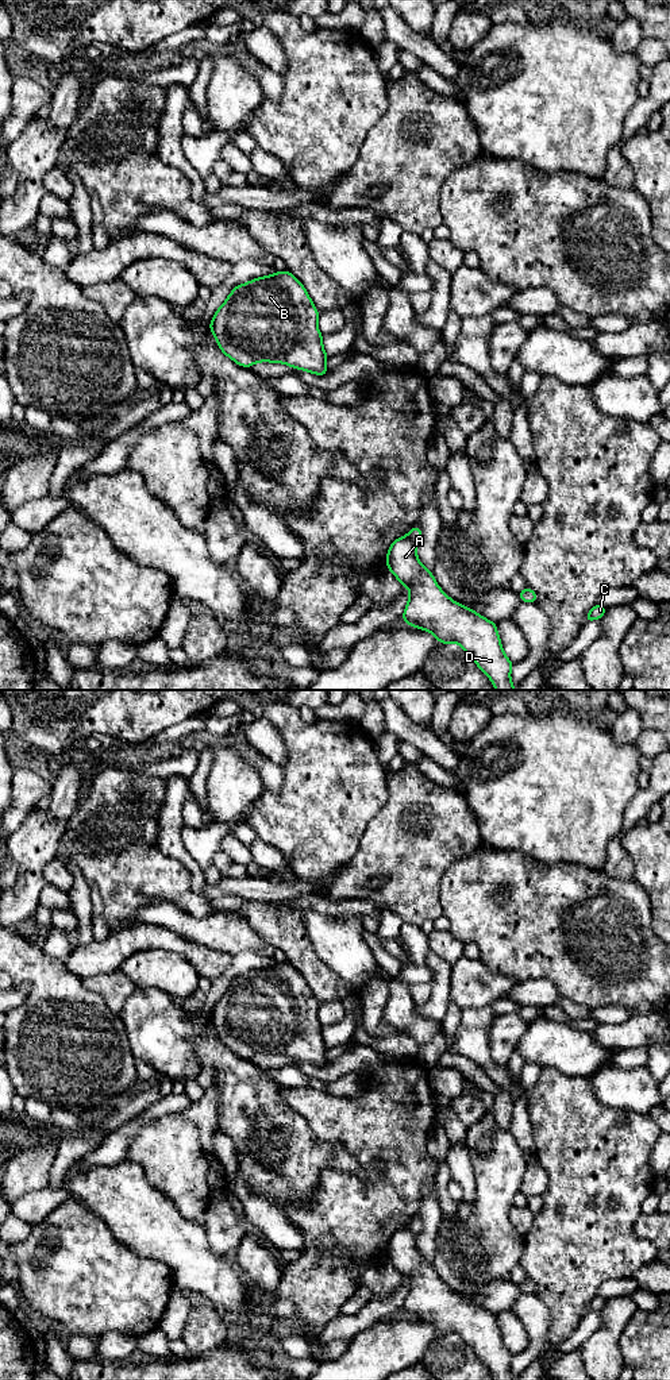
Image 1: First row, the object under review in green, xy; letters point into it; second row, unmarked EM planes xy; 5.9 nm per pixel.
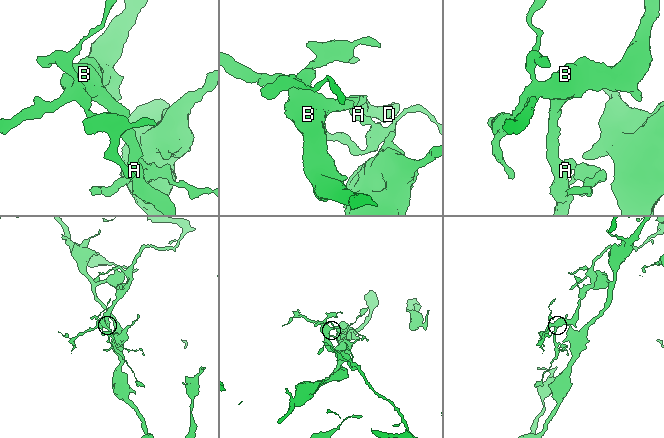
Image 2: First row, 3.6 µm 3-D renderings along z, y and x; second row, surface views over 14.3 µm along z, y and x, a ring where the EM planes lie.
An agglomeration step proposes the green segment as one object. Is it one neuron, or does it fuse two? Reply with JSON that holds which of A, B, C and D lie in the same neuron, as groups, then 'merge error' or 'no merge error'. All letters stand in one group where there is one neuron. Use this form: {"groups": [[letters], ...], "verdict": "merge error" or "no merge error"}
{"groups": [["A", "B", "D"], ["C"]], "verdict": "merge error"}

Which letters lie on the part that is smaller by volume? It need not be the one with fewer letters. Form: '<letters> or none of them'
C

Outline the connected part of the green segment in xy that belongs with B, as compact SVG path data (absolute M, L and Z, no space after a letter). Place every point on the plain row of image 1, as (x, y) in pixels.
M282 961L235 978L209 1021L223 1045L242 1059L272 1053L326 1067L328 1046L317 1010L303 975Z

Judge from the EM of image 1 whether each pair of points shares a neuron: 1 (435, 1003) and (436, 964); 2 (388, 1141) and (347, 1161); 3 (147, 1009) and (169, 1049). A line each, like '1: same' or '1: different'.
1: same
2: different
3: same

